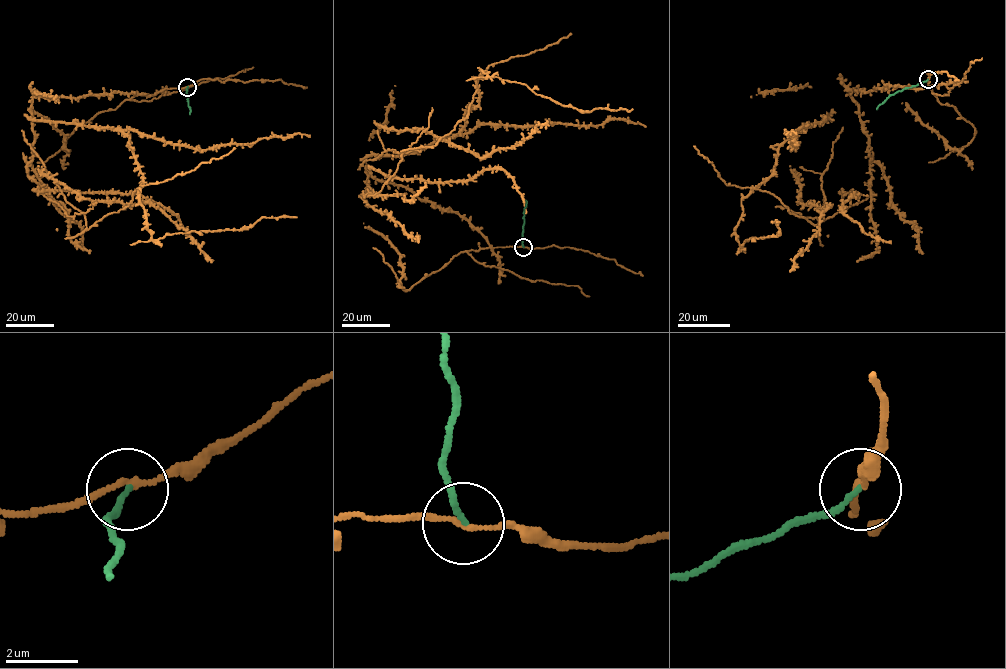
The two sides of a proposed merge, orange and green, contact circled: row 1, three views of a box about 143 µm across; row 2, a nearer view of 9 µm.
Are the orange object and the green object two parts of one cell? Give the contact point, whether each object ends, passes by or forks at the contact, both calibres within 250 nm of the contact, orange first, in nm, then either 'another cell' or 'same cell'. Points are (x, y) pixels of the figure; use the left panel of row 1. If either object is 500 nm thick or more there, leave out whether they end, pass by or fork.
place (187, 87); orange passes by; green ends; calibres 140 and 150 nm; another cell

